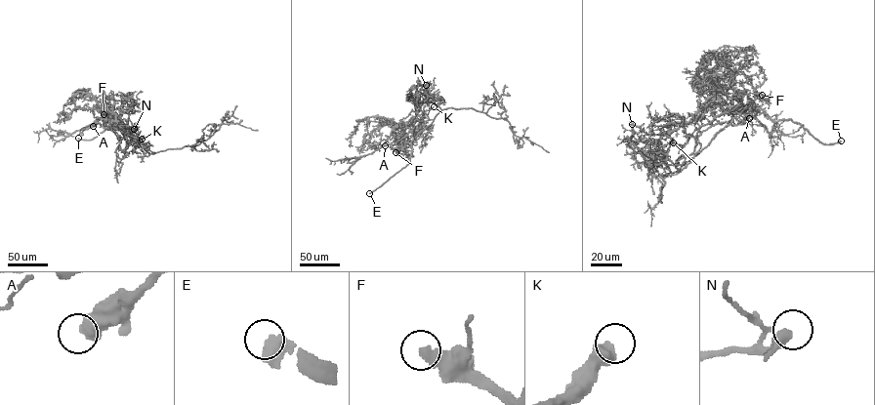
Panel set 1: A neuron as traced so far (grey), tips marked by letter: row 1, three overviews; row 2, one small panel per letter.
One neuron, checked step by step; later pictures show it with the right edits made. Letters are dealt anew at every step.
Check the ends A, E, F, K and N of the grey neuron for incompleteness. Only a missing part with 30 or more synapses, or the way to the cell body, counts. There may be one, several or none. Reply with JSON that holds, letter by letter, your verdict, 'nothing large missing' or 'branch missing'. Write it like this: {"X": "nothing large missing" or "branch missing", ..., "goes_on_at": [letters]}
{"A": "nothing large missing", "E": "branch missing", "F": "branch missing", "K": "nothing large missing", "N": "nothing large missing", "goes_on_at": ["E", "F"]}

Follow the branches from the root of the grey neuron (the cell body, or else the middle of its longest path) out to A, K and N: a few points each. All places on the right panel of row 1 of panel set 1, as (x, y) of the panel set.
A: (656, 155), (656, 142), (687, 123), (711, 91), (731, 108), (735, 124), (743, 120), (746, 112), (749, 118)
K: (656, 155), (675, 175), (701, 147), (697, 139), (690, 135), (681, 148), (673, 142)
N: (656, 155), (656, 142), (679, 124), (673, 124), (663, 134), (648, 135), (632, 124)

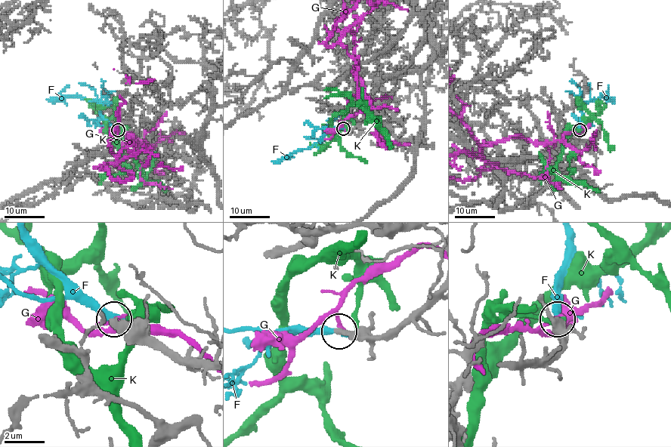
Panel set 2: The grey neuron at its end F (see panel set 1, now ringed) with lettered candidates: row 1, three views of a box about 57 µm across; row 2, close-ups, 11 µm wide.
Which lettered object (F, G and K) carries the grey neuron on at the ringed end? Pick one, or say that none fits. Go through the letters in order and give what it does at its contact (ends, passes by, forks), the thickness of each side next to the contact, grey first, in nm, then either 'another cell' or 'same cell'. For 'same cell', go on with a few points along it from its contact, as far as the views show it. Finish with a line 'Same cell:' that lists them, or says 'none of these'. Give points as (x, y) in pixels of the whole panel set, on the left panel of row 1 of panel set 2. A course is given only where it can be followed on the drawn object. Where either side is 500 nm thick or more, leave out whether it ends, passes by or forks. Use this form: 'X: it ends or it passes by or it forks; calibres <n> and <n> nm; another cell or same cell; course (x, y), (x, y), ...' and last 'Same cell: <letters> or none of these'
F: it ends; calibres 440 and 320 nm; same cell
G: it ends; calibres 480 and 200 nm; another cell
K: it ends; calibres 420 and 240 nm; another cell
Same cell: F

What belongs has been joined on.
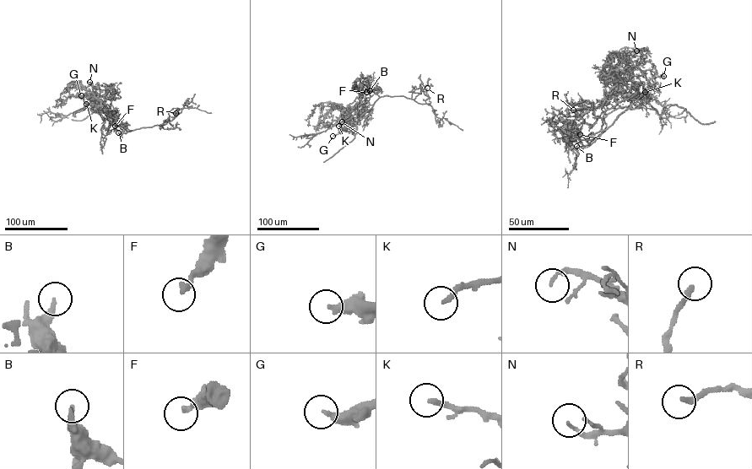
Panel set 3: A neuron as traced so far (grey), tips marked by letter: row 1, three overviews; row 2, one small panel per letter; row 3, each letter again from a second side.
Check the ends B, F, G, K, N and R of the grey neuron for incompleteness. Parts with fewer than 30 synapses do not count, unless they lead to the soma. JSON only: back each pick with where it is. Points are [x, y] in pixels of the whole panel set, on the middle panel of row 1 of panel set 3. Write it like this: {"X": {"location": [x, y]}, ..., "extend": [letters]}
{"G": {"location": [332, 136]}, "K": {"location": [338, 126]}, "N": {"location": [342, 121]}, "extend": ["G", "K", "N"]}

